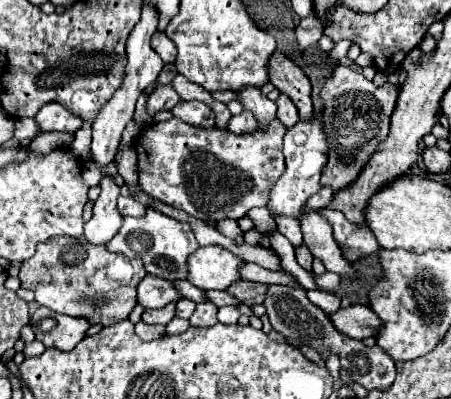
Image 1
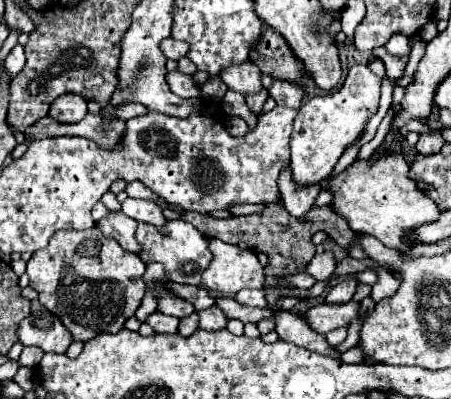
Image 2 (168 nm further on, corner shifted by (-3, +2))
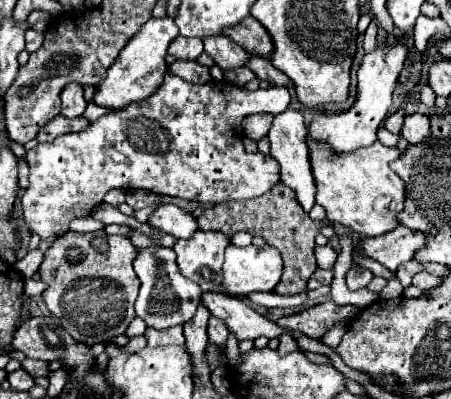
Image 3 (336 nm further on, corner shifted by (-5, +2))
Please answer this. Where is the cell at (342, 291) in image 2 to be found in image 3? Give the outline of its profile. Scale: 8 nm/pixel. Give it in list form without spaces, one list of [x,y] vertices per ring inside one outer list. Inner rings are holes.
[[[351,267],[347,271],[347,287],[349,291],[357,291],[357,289],[363,289],[369,281],[371,281],[373,273],[369,269],[361,269],[361,267]]]

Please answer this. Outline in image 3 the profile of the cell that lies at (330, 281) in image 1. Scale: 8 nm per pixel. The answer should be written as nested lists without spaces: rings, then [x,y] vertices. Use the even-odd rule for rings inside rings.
[[[329,245],[316,246],[315,257],[318,268],[329,270],[333,269],[333,263],[337,259],[337,253]]]

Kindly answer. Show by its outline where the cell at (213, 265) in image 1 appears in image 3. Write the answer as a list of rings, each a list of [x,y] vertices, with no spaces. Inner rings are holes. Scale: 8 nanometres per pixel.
[[[229,245],[229,249],[225,249],[225,263],[223,263],[223,289],[233,297],[243,297],[249,295],[251,291],[271,291],[281,279],[281,271],[283,263],[277,249],[269,245],[261,249],[255,245],[249,245],[245,249]]]

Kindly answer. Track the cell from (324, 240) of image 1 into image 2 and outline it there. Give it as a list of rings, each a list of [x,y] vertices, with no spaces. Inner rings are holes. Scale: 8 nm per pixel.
[[[291,165],[281,169],[281,175],[279,175],[277,183],[279,183],[283,205],[293,217],[303,217],[313,207],[313,201],[321,191],[319,183],[315,183],[315,185],[297,185],[293,181],[293,175],[291,175]]]

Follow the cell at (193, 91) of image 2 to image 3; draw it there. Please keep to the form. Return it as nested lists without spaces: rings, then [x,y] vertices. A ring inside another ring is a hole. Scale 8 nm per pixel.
[[[175,61],[173,65],[169,65],[169,71],[173,75],[181,77],[183,81],[189,81],[189,83],[195,83],[195,85],[211,81],[209,69],[203,67],[203,65],[199,65],[197,61]]]

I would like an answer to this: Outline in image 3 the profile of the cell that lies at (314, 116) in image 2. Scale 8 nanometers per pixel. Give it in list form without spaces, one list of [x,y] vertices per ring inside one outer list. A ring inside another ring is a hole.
[[[397,41],[393,47],[385,43],[377,45],[377,51],[363,57],[357,69],[357,99],[355,103],[341,113],[323,113],[315,111],[313,119],[307,127],[307,137],[313,141],[325,141],[335,153],[349,153],[359,147],[367,147],[377,139],[377,129],[383,123],[389,107],[391,107],[391,93],[397,85],[397,77],[401,73],[407,49],[403,41]]]

